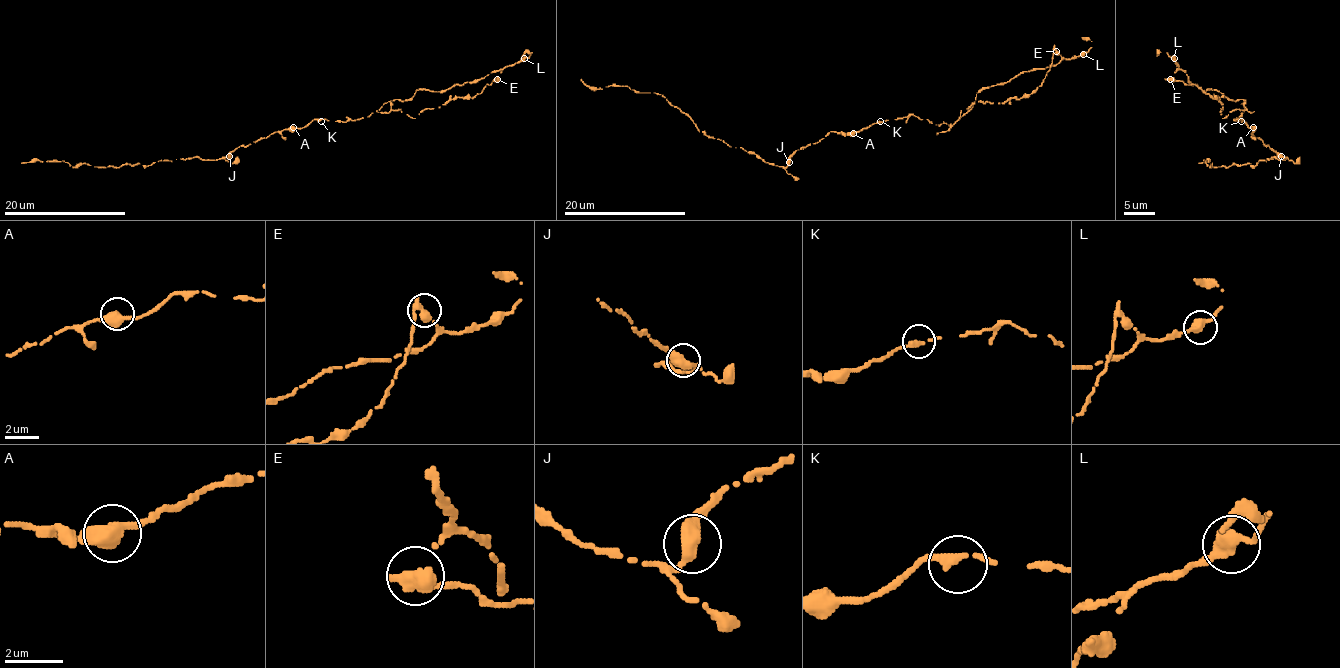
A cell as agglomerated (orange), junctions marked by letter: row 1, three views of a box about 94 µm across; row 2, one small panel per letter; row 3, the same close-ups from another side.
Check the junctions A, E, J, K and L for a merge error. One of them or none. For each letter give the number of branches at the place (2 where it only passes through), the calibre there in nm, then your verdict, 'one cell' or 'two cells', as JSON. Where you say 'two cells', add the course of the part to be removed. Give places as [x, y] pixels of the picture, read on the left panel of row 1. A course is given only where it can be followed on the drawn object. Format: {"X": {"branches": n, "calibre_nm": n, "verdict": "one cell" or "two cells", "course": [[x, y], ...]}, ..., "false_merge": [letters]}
{"A": {"branches": 2, "calibre_nm": 420, "verdict": "one cell"}, "E": {"branches": 2, "calibre_nm": 440, "verdict": "two cells", "course": [[497, 78], [471, 98], [450, 98], [440, 107], [425, 109], [413, 118], [399, 109], [386, 113], [377, 112]]}, "J": {"branches": 2, "calibre_nm": 440, "verdict": "one cell"}, "K": {"branches": 2, "calibre_nm": 280, "verdict": "one cell"}, "L": {"branches": 2, "calibre_nm": 400, "verdict": "one cell"}, "false_merge": ["E"]}

